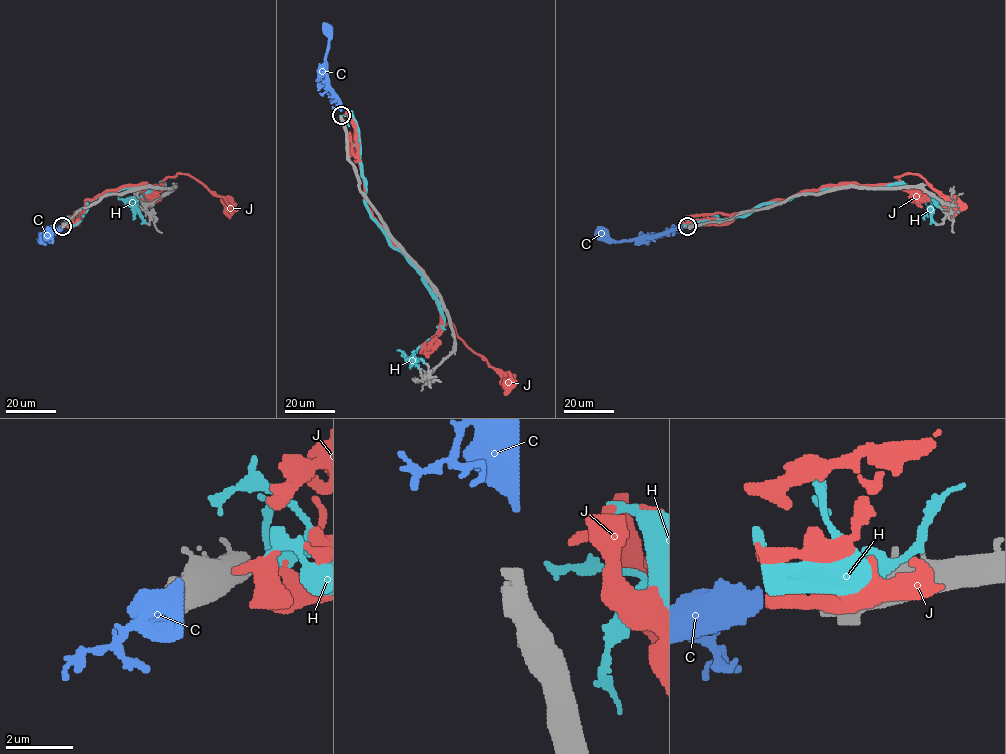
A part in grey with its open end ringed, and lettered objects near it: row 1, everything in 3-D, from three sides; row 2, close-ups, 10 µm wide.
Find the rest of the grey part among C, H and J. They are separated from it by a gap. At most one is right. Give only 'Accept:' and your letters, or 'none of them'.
Accept: C

